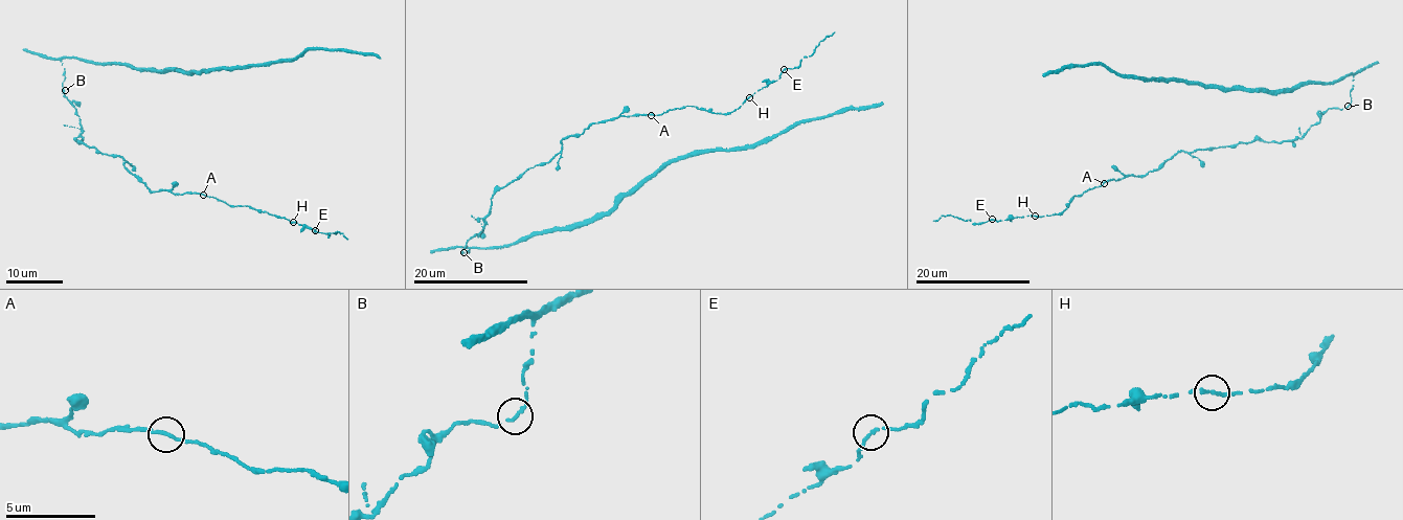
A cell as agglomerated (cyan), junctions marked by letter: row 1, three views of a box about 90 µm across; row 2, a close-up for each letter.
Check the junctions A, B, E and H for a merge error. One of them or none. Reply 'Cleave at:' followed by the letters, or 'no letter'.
Cleave at: no letter

